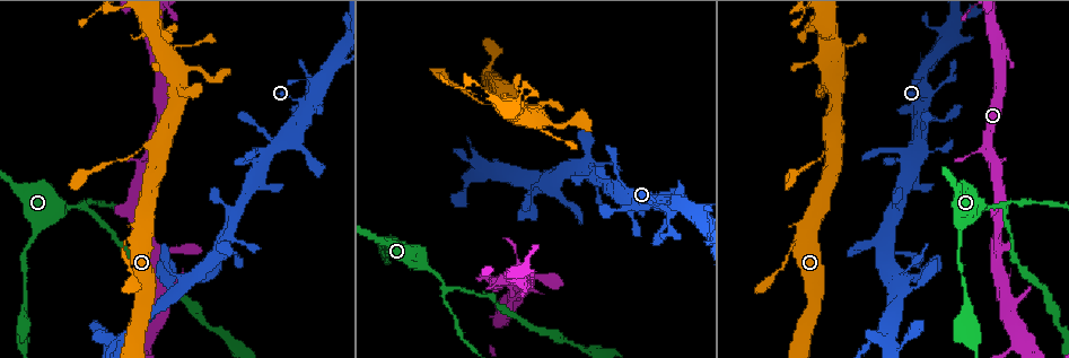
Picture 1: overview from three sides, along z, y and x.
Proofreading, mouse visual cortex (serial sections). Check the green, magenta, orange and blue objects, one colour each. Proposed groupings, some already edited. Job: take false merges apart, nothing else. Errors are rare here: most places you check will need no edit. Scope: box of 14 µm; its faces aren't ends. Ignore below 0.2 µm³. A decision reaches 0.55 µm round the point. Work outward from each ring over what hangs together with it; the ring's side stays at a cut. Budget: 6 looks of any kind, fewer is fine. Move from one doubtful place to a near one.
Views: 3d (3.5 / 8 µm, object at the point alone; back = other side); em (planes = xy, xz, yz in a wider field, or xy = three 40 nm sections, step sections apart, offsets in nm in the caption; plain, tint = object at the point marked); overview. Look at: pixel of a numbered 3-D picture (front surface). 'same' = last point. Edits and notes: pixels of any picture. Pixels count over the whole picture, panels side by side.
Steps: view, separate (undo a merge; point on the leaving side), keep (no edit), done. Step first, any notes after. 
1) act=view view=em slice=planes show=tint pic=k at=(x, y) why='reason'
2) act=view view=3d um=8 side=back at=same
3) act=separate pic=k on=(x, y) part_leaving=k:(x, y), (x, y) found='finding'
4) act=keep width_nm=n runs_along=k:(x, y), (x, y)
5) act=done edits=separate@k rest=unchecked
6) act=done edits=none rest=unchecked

act=view view=3d um=3.5 pic=1 at=(924, 64) why='three arms meet'

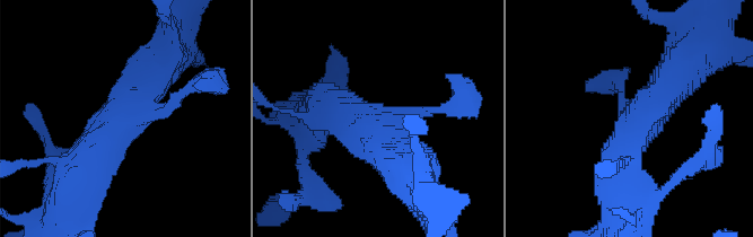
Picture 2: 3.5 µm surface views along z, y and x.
act=view view=em slice=xy step=1 show=tint pic=2 at=(141, 115) arms=3 arm_widths_nm=150,450,600 why='shape alone is not enough'

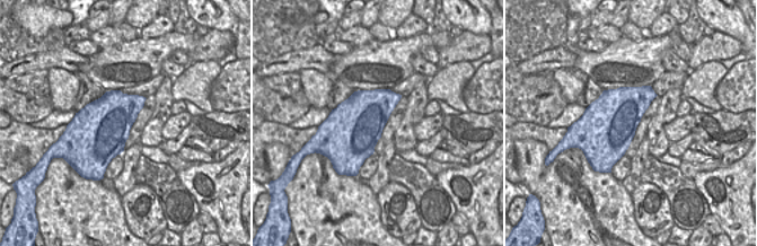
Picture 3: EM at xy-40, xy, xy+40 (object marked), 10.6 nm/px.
act=keep found='all the same cell'

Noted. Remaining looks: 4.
act=view view=3d um=8 pic=1 at=(1013, 343) why='two arms in line, one across'

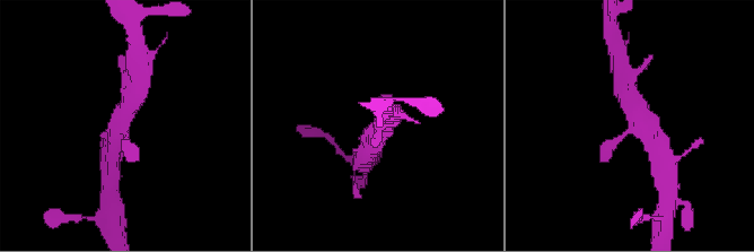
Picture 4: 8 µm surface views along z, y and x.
act=view view=em slice=xy step=2 show=tint pic=4 at=(123, 124) arms=3 arm_widths_nm=200,600,600

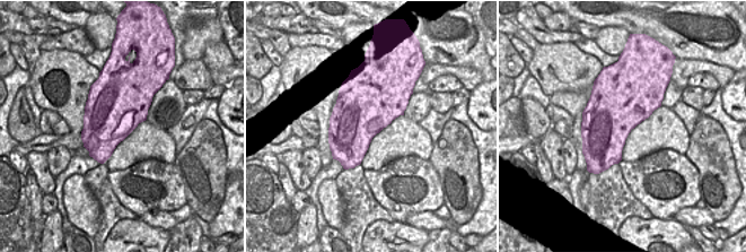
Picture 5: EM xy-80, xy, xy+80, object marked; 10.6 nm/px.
act=keep runs_along=4:(623, 90), (656, 139) found='continuous, no second cell'

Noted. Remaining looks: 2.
act=view view=3d um=3.5 pic=1 at=(86, 206) why='a fork'

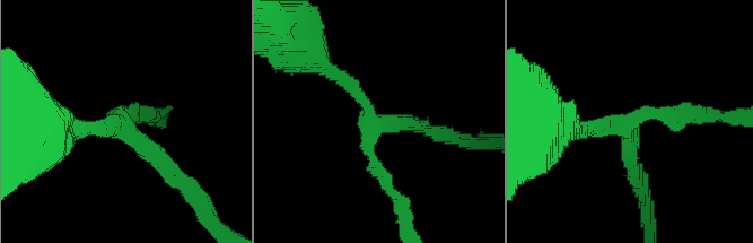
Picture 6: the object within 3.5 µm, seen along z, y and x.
act=view view=em slice=xy step=1 show=tint pic=6 at=(628, 130) arms=3 arm_widths_nm=150,200,200 why='need the tissue'

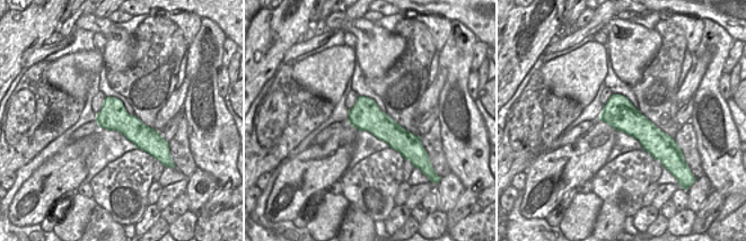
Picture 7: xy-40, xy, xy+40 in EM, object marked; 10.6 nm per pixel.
act=keep runs_along=6:(324, 66), (373, 120), (431, 132) found='one cell here'

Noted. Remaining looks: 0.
act=done edits=none rest=unchecked

